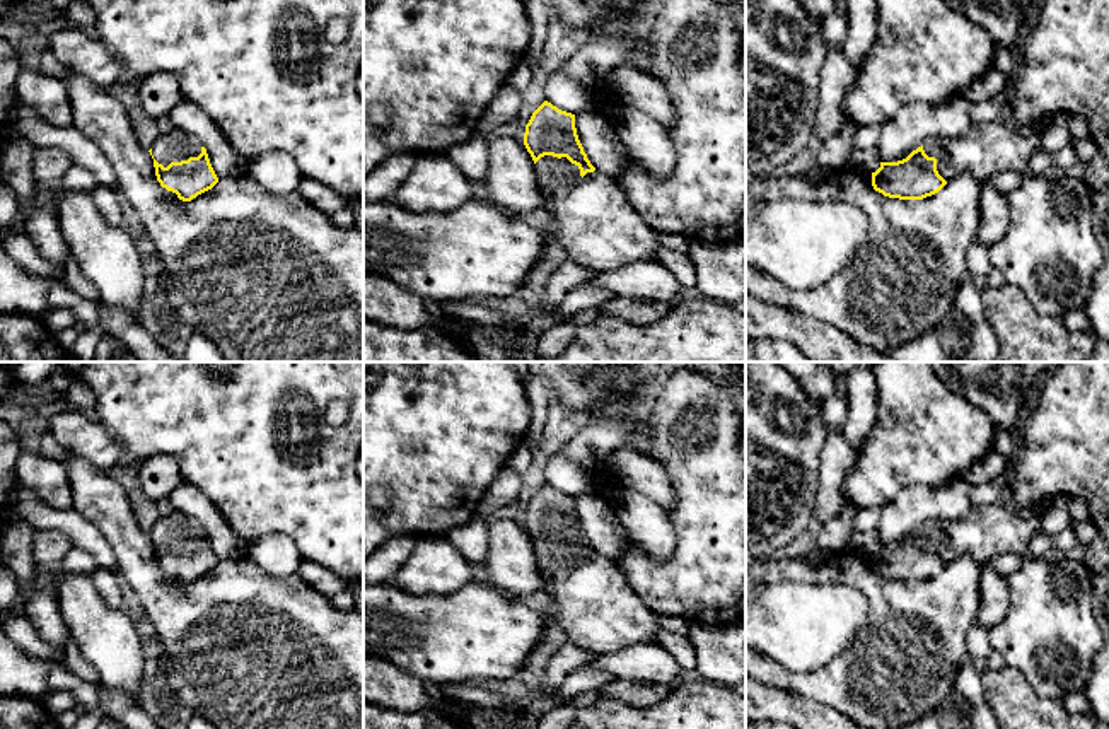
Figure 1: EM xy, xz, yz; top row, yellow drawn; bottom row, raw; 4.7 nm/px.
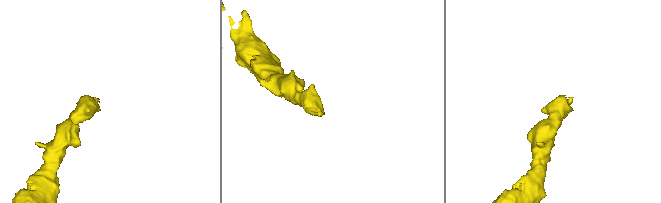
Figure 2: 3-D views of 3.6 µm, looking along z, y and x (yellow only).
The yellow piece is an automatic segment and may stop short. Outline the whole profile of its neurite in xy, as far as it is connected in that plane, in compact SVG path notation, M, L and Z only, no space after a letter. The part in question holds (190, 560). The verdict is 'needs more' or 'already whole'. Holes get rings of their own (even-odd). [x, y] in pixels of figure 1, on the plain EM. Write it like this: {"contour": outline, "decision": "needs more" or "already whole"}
{"contour": "M177 510L159 517L148 534L160 569L183 584L191 584L218 565L206 531Z", "decision": "needs more"}

